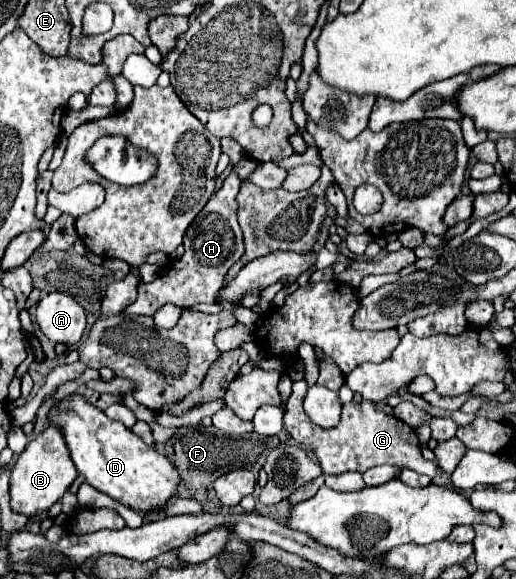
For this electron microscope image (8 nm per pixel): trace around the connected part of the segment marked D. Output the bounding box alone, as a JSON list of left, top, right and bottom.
[49,394,181,514]

